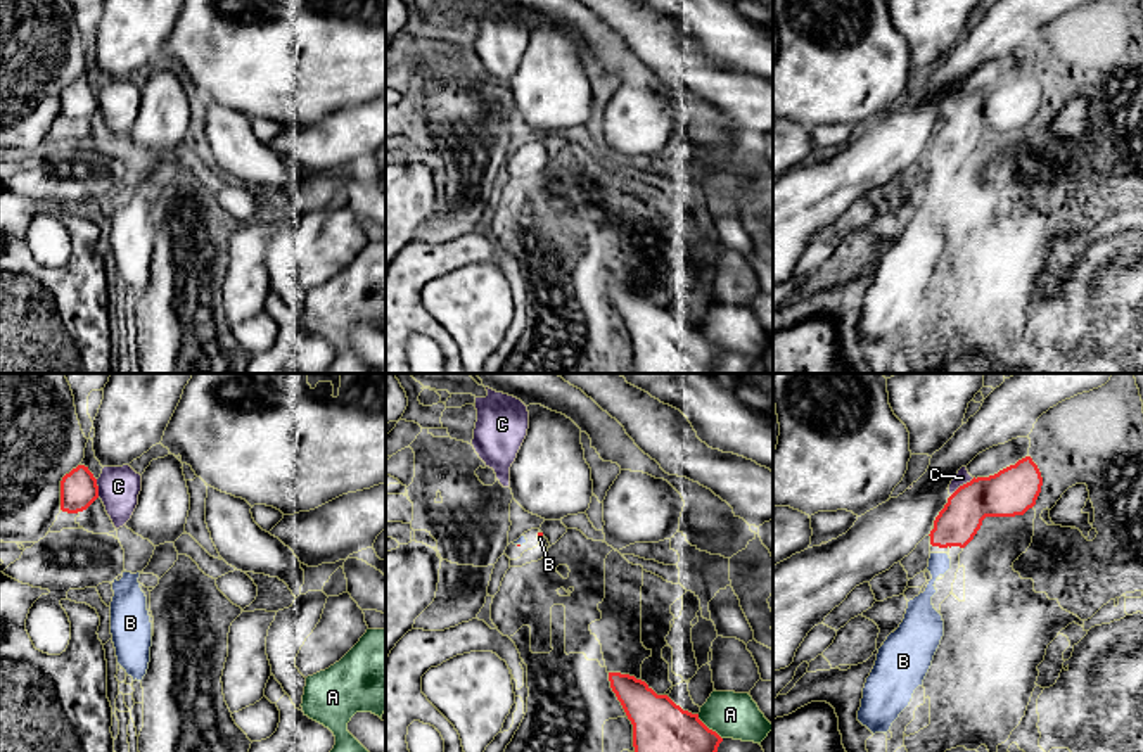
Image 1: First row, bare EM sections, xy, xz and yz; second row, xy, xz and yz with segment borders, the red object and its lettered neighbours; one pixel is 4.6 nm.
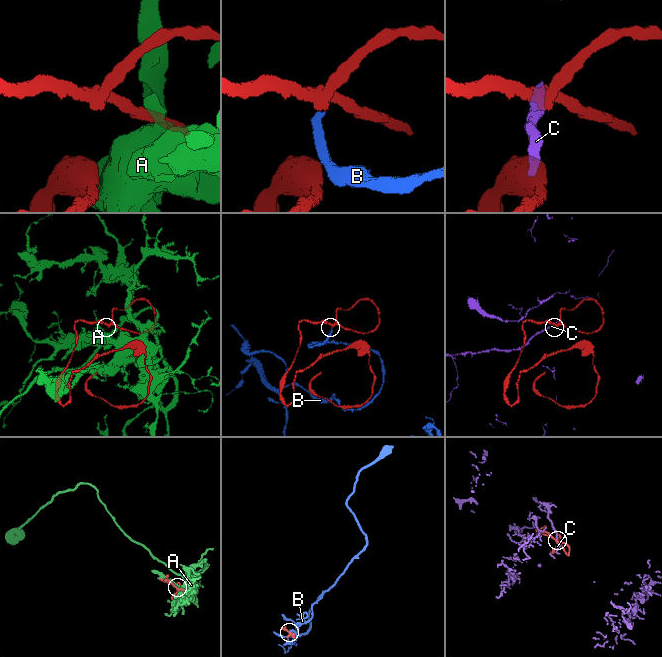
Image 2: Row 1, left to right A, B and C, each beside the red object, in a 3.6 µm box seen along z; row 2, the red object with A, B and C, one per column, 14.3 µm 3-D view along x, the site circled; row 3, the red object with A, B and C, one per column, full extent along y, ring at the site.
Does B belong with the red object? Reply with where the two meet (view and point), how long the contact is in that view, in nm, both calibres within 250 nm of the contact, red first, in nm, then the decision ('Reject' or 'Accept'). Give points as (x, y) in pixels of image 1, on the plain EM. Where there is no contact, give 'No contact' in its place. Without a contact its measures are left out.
Touches red at xz (540, 147). Shared border 30 nm. Thickness 20 nm (red) against 20 nm. Accept

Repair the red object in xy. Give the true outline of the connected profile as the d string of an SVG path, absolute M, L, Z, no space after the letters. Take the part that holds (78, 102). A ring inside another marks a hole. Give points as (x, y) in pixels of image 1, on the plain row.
M78 78L61 93L61 123L78 126L86 123L99 111L99 99L85 78Z

